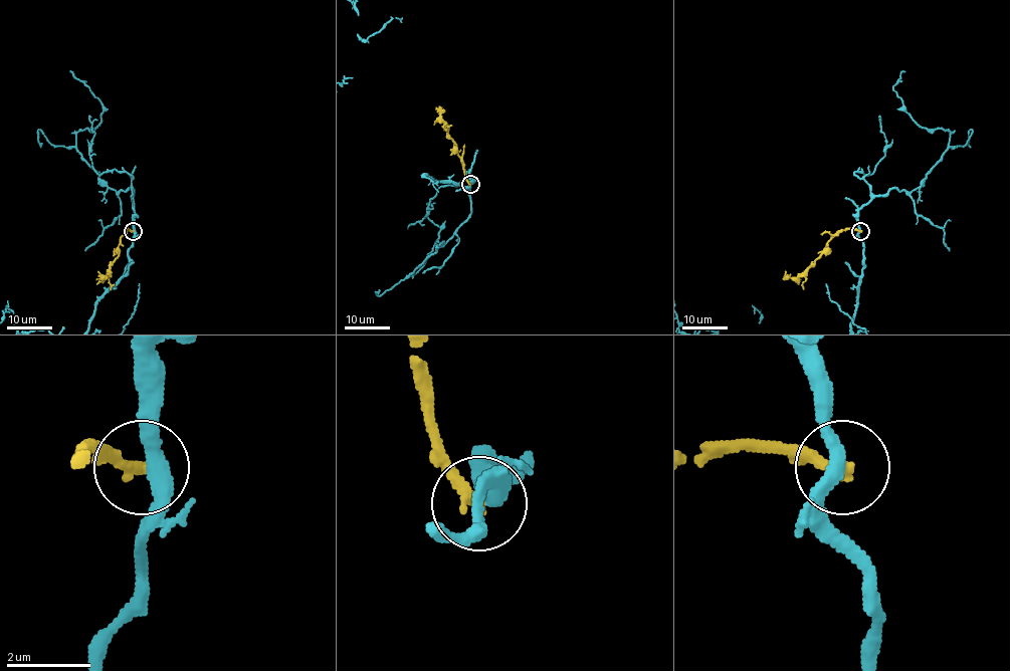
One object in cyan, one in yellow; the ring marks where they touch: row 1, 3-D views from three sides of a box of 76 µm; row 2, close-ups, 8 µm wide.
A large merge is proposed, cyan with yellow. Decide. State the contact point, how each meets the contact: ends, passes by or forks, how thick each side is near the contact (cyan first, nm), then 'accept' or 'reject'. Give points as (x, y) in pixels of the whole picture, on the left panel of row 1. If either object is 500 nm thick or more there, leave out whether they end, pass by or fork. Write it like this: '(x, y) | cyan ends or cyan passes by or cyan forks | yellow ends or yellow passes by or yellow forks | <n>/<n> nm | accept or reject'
(133, 231) | cyan passes by | yellow ends | 380/300 nm | reject

